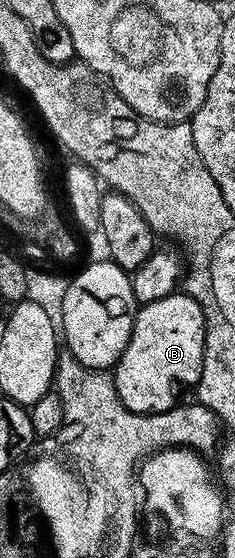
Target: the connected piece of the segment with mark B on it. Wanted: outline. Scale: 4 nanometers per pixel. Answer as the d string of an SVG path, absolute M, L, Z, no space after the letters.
M174 293L159 301L140 304L137 315L133 319L133 328L131 337L127 341L127 349L123 349L116 367L111 371L115 389L119 393L119 401L123 401L123 405L127 409L140 415L163 413L178 406L177 386L182 383L183 386L192 388L203 373L204 341L203 309L200 308L199 302L193 300L186 293Z

